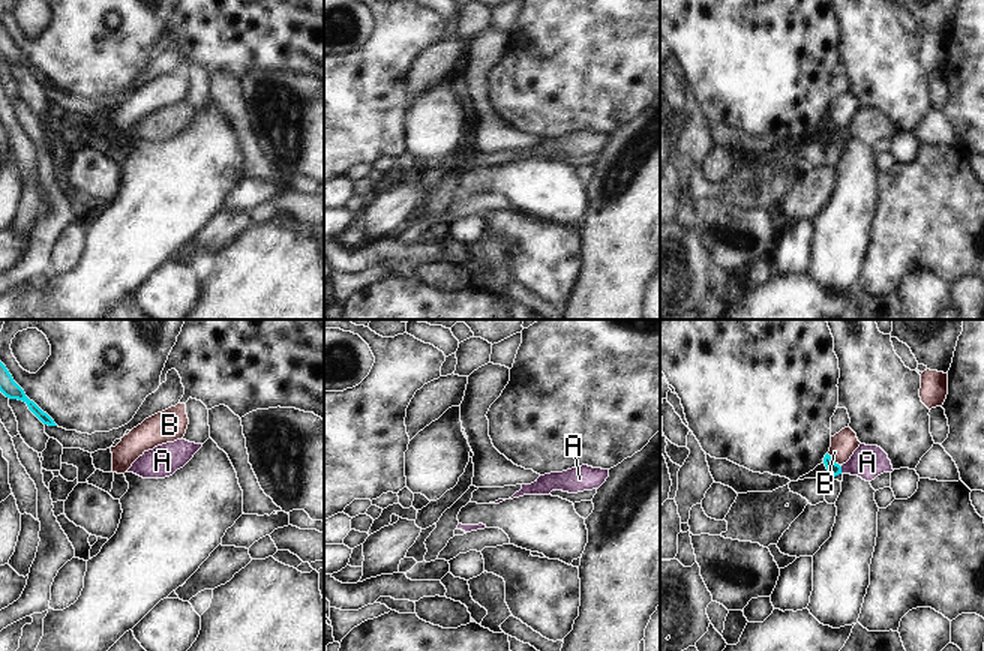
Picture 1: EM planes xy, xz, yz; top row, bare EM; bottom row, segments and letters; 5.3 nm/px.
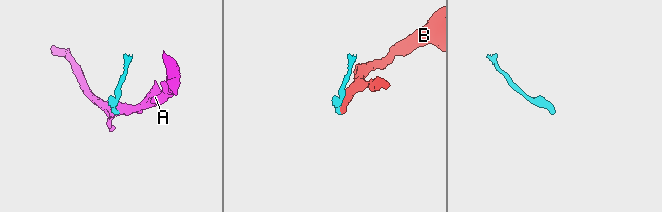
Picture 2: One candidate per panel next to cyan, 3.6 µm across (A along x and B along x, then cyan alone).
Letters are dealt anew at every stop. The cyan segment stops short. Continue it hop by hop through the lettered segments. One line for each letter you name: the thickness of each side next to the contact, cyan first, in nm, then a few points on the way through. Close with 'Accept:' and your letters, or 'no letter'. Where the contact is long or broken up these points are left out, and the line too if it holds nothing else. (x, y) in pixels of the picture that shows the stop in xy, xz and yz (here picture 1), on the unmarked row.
Accept: no letter

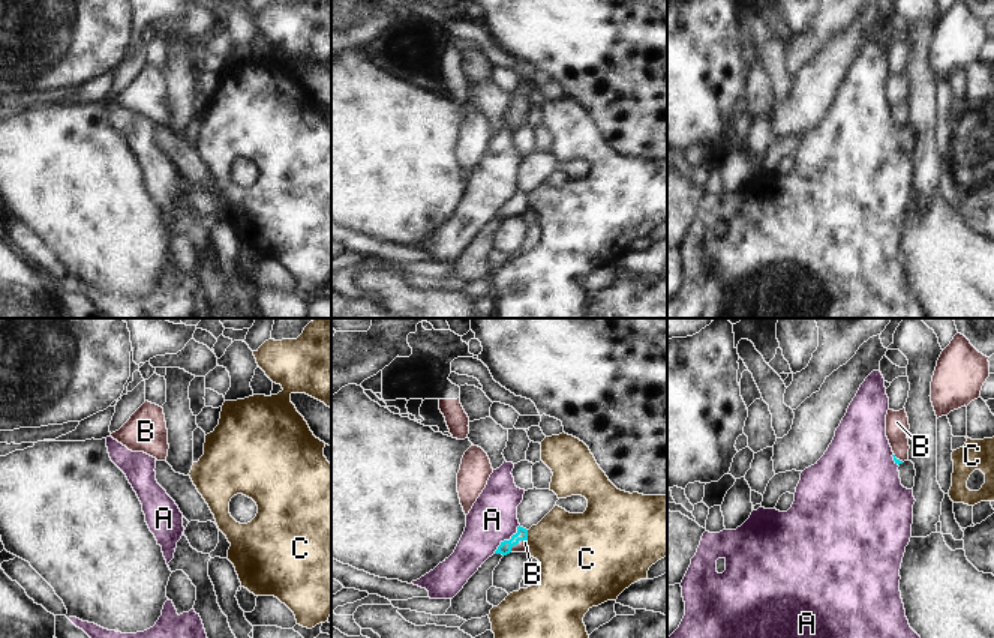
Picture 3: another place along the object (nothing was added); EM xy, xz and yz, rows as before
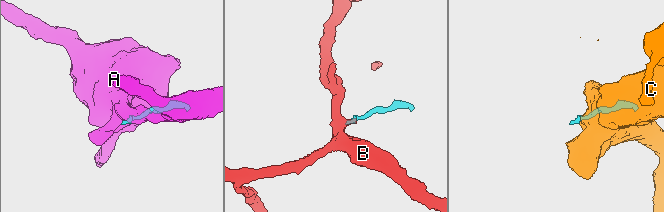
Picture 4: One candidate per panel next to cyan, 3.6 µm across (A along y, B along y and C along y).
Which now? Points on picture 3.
B: 70/60 nm | across xz (504, 212), (517, 206), (522, 210)
Accept: B

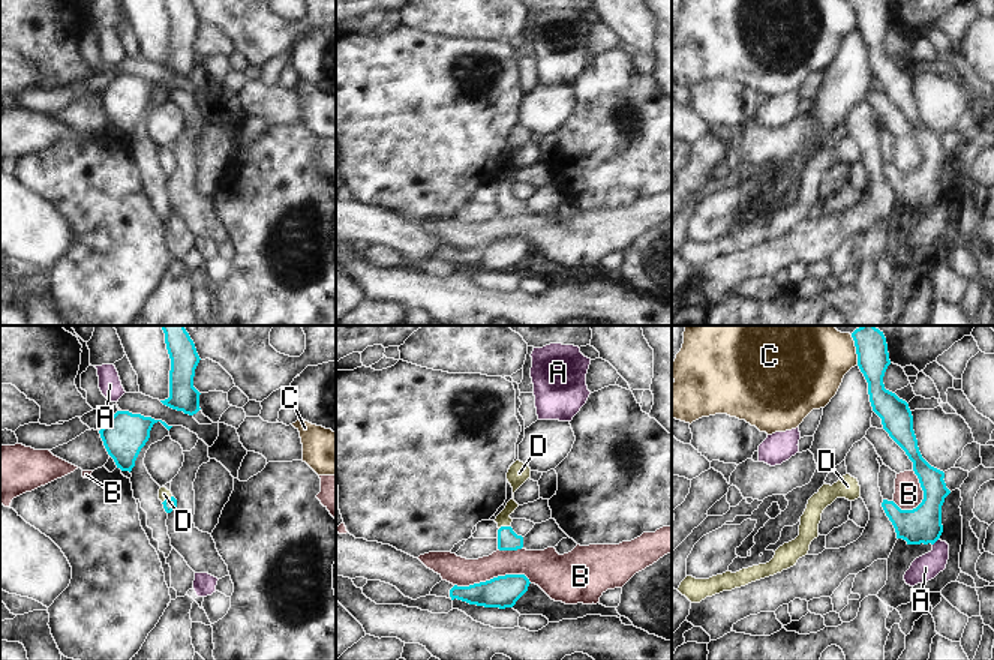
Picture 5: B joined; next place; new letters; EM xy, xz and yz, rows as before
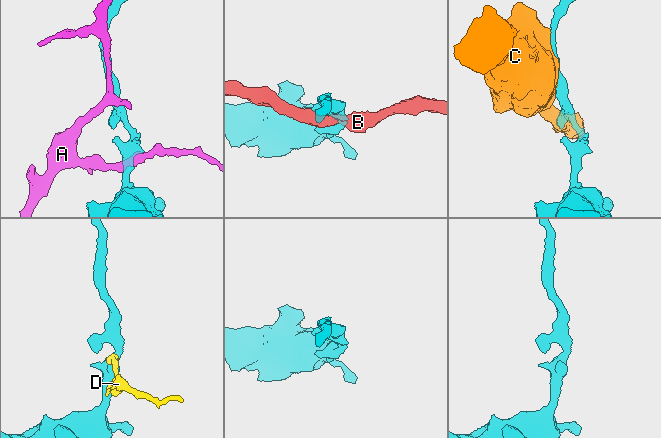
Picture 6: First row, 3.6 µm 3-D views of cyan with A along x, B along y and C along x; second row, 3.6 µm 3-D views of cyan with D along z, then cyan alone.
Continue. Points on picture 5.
D: 110/80 nm | across xz (507, 203), (504, 191), (502, 183)
Accept: D

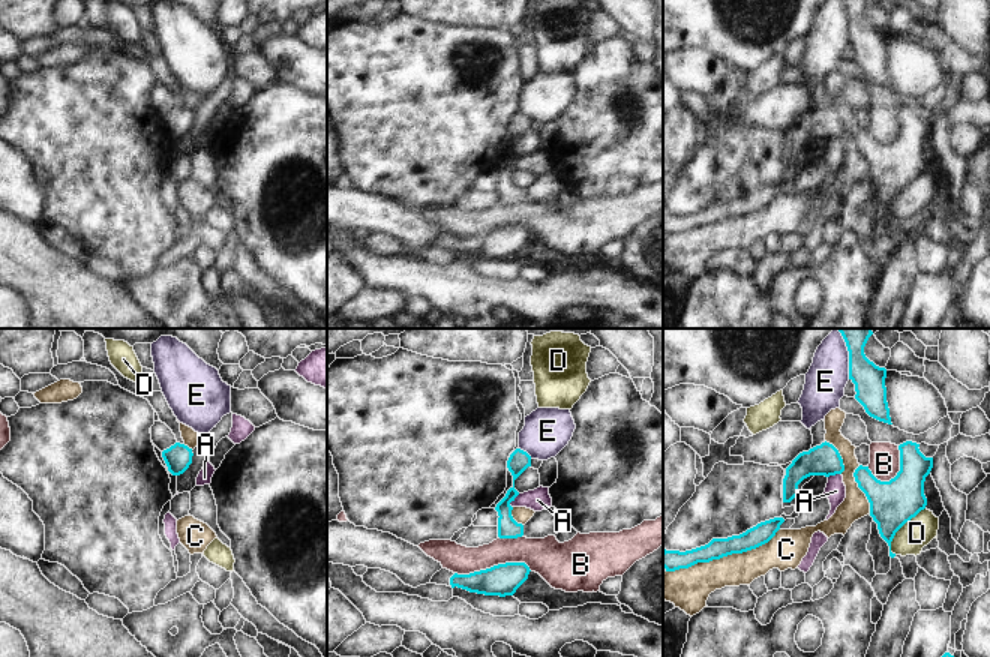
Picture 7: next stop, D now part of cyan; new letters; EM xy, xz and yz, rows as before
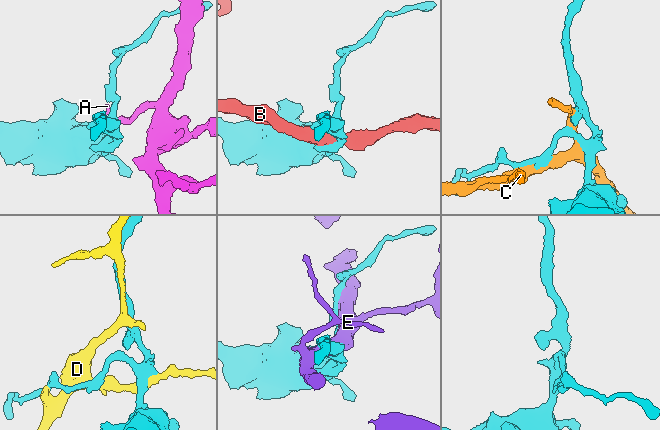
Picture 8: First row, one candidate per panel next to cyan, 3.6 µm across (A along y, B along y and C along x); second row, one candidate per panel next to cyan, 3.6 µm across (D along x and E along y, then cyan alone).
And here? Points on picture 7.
Accept: no letter

